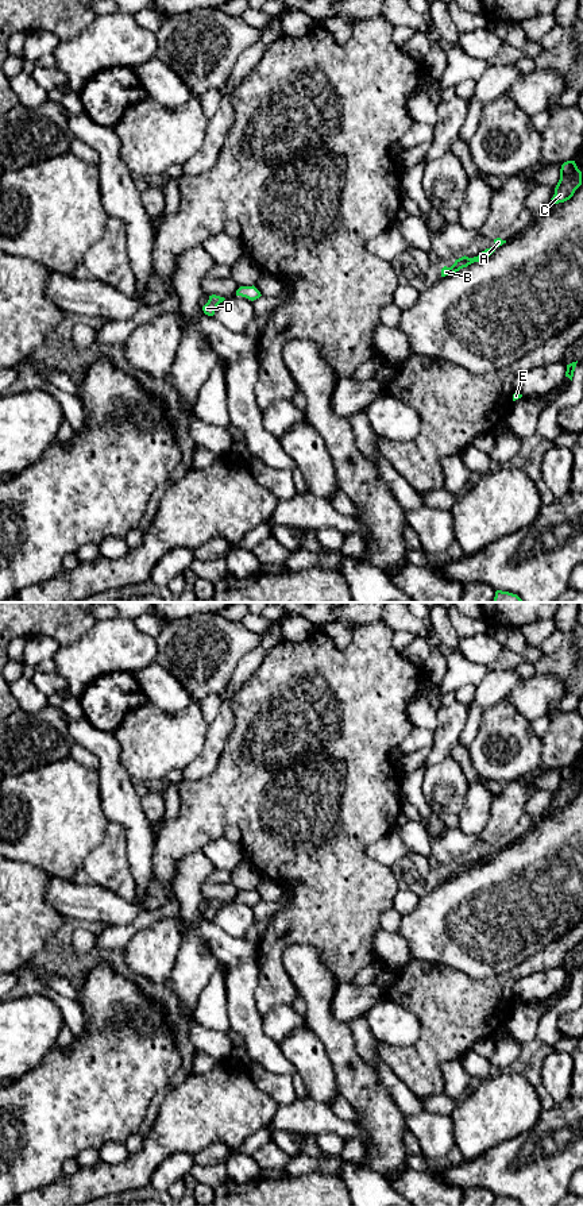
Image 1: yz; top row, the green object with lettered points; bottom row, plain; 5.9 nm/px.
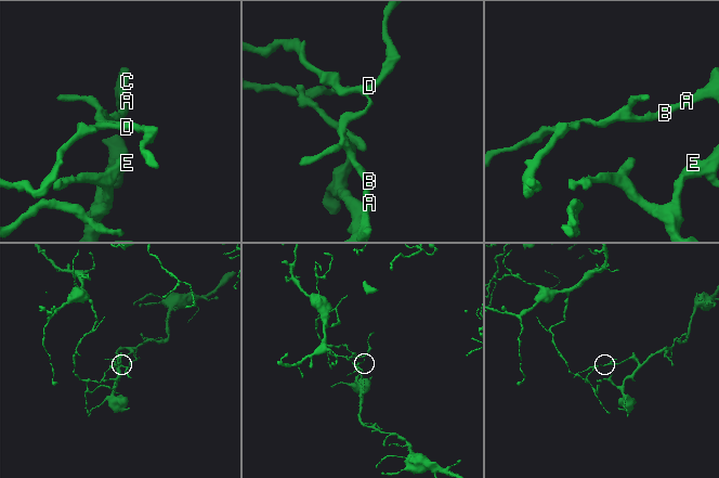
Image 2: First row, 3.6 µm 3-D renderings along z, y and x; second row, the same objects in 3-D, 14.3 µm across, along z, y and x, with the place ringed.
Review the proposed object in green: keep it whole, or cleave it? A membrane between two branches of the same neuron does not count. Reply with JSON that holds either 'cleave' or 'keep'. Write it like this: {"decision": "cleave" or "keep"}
{"decision": "cleave"}

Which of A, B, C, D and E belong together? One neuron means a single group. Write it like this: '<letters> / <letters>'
A B C E / D

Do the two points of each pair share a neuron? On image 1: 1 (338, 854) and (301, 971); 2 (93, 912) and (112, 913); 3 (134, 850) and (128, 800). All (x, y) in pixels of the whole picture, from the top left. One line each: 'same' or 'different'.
1: different
2: same
3: same

